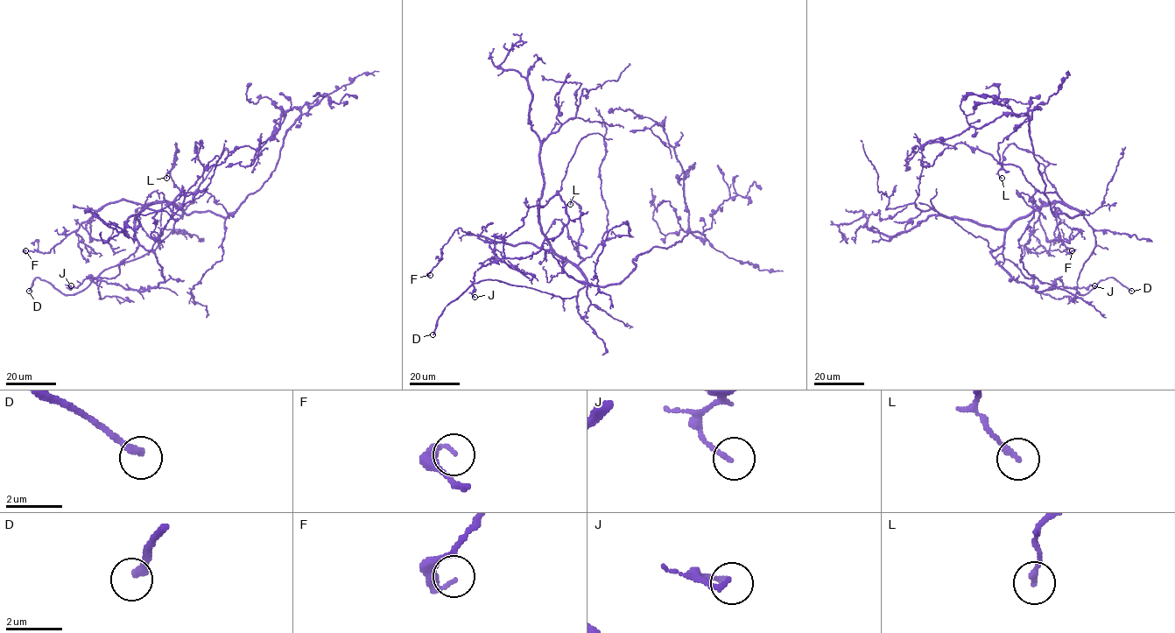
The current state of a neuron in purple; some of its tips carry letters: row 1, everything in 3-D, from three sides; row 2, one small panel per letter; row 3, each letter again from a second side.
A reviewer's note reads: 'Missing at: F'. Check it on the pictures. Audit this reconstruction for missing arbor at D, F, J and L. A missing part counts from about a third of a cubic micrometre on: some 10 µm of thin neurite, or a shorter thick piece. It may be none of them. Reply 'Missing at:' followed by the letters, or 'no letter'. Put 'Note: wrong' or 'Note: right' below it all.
Missing at: D
Note: wrong

